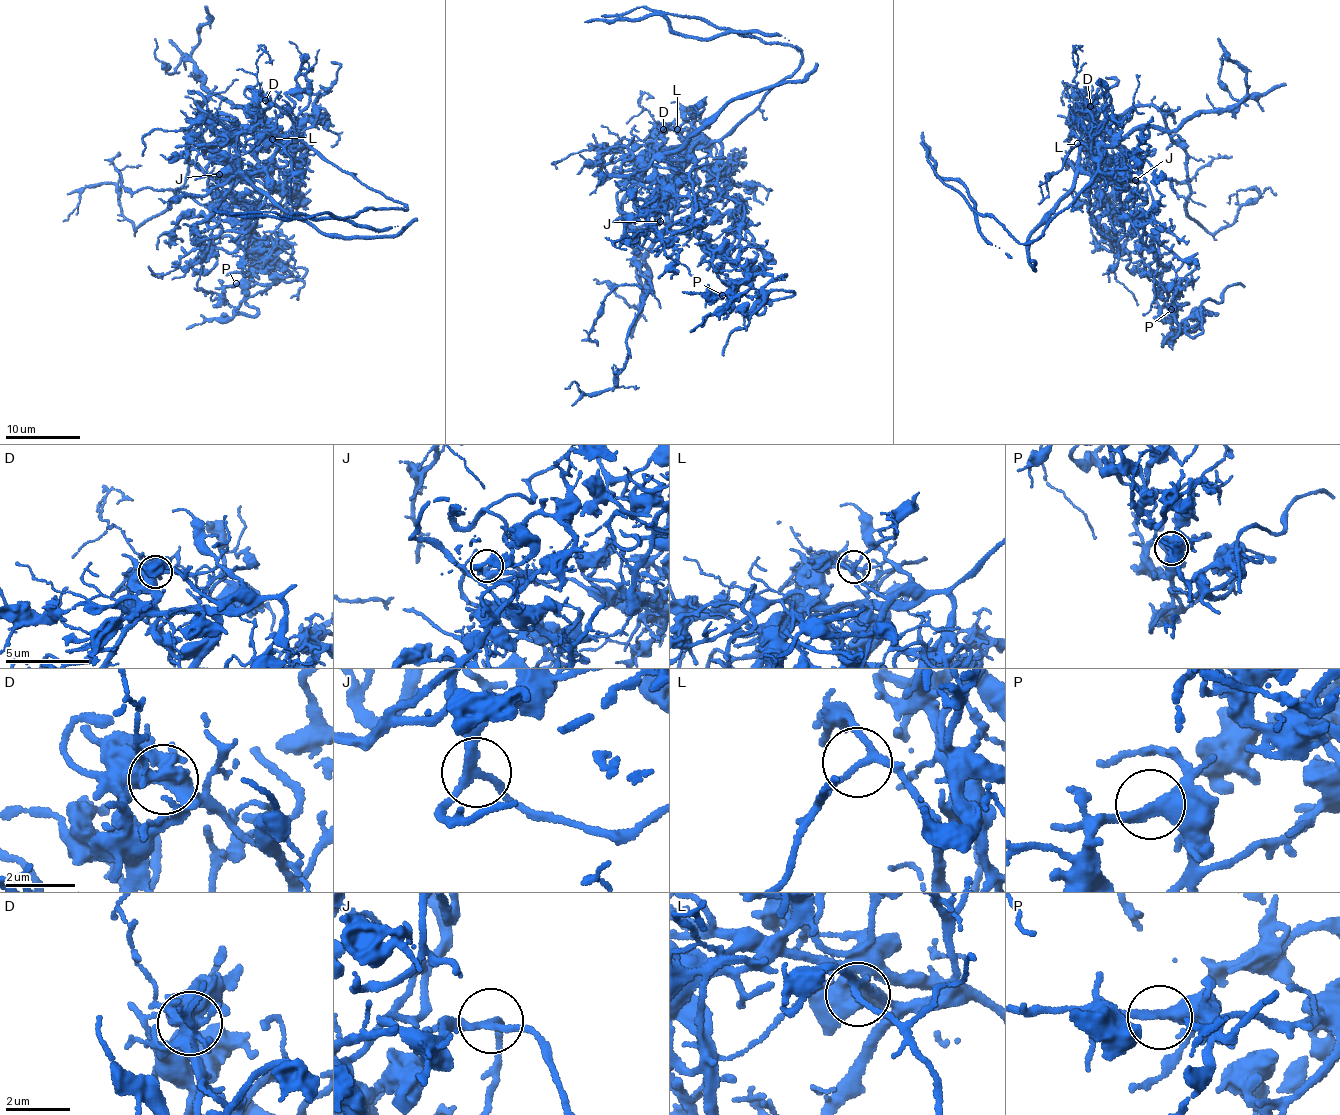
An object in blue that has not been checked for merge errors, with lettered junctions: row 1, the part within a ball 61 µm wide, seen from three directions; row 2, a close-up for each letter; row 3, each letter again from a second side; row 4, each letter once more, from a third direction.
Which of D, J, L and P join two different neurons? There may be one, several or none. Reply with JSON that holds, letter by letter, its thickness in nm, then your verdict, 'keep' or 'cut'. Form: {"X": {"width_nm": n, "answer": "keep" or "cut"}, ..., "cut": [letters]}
{"D": {"width_nm": 480, "answer": "cut"}, "J": {"width_nm": 200, "answer": "keep"}, "L": {"width_nm": 170, "answer": "keep"}, "P": {"width_nm": 400, "answer": "keep"}, "cut": ["D"]}

